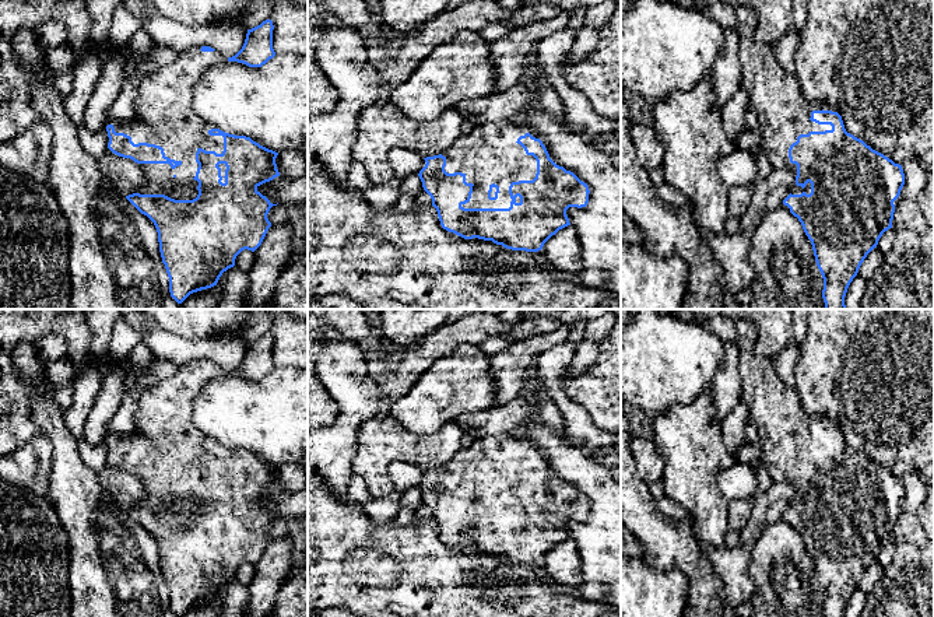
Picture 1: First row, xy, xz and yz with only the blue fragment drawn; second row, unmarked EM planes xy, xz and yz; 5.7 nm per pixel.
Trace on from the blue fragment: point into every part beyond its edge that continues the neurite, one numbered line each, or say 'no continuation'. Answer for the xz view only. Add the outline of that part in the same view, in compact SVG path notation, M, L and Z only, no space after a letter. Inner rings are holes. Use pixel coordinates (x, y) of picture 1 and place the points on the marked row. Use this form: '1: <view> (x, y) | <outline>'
1: xz (488, 154) | M489 120L477 125L468 134L460 134L442 155L446 158L445 171L447 173L461 172L466 175L466 182L473 183L473 193L468 203L461 204L464 208L509 208L510 194L509 186L512 182L533 180L537 173L537 161L533 155L527 155L524 148L517 144L517 139L530 133L538 139L527 126L517 122ZM489 186L499 186L496 200L488 199Z

